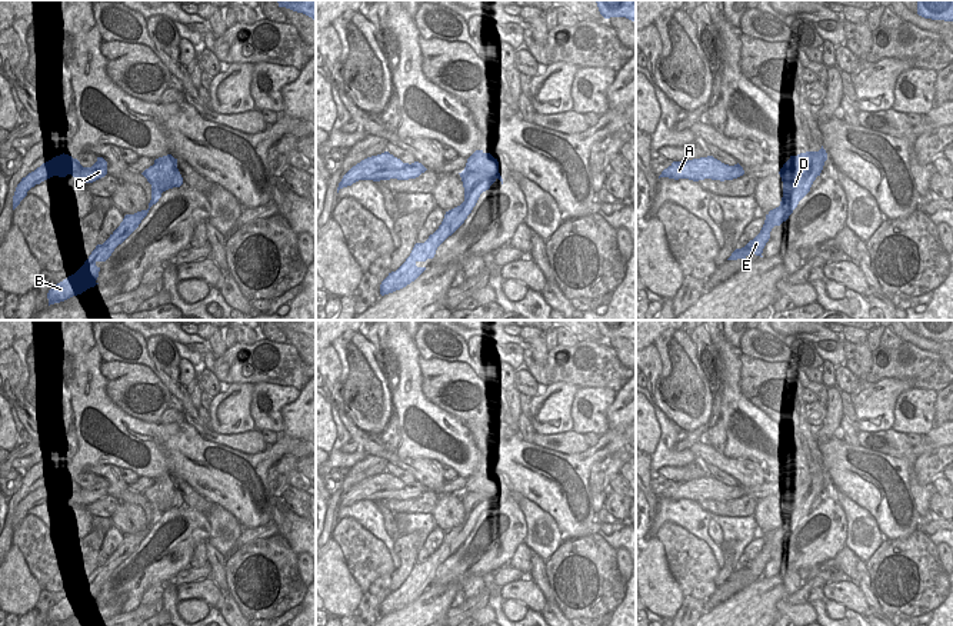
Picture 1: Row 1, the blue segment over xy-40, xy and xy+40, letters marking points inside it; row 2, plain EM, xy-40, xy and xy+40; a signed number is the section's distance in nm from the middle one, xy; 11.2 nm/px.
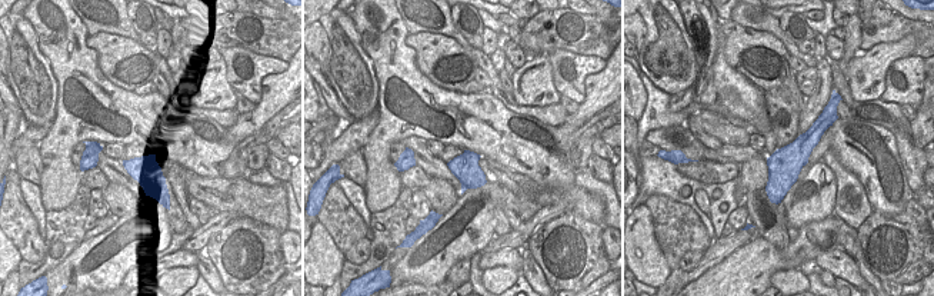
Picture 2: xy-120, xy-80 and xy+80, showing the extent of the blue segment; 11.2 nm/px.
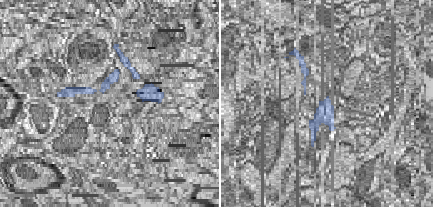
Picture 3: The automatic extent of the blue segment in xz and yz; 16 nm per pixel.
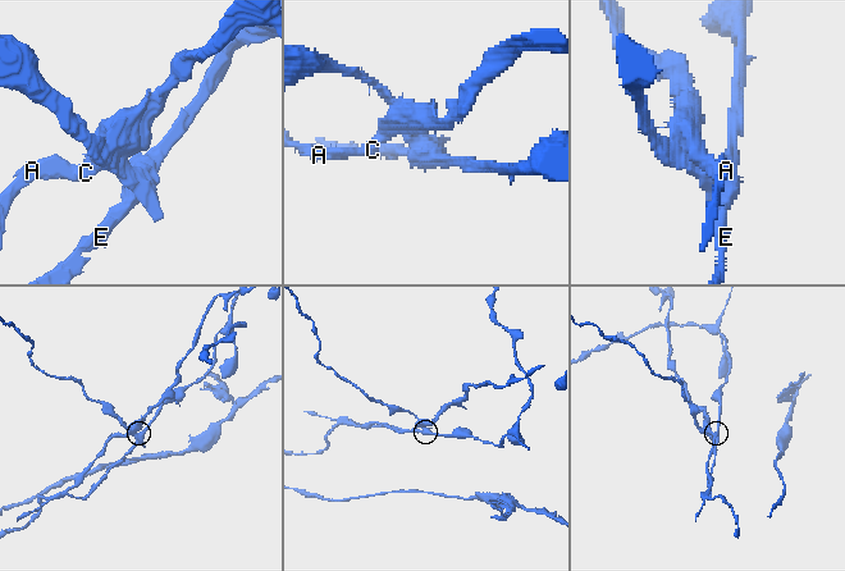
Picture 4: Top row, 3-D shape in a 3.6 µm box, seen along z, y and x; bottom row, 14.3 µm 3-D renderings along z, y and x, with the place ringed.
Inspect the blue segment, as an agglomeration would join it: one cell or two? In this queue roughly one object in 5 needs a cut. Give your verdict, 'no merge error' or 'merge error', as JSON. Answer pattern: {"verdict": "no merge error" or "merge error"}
{"verdict": "merge error"}

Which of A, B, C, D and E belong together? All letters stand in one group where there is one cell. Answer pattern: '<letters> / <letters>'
A C / B D E

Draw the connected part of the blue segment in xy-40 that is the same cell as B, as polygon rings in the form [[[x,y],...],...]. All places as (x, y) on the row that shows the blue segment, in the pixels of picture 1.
[[[151,184],[151,200],[150,200],[150,203],[149,203],[149,209],[147,209],[147,210],[137,212],[137,213],[134,213],[134,214],[126,214],[126,216],[124,216],[124,219],[123,219],[123,222],[120,223],[120,226],[119,226],[119,227],[117,227],[117,229],[116,229],[116,230],[110,234],[110,237],[109,237],[109,239],[107,239],[103,244],[97,244],[97,246],[96,246],[96,249],[91,252],[91,254],[89,256],[89,259],[84,262],[84,264],[83,264],[83,266],[81,266],[81,267],[80,267],[80,269],[79,269],[74,274],[69,276],[69,277],[67,277],[67,279],[64,279],[63,282],[60,282],[60,283],[54,284],[54,286],[49,290],[49,293],[47,293],[49,306],[50,306],[50,304],[54,304],[54,303],[64,302],[64,300],[67,300],[67,299],[70,299],[70,297],[73,297],[73,296],[81,294],[81,293],[83,293],[83,292],[86,292],[87,289],[94,287],[96,284],[99,284],[96,280],[97,280],[97,277],[99,277],[100,267],[97,267],[97,266],[96,266],[96,263],[97,263],[97,262],[106,262],[106,260],[111,256],[111,253],[114,252],[114,249],[116,249],[119,244],[121,244],[121,243],[123,243],[123,242],[124,242],[124,240],[126,240],[126,239],[127,239],[127,237],[129,237],[129,236],[130,236],[130,234],[131,234],[131,233],[133,233],[133,232],[139,227],[139,224],[141,223],[141,220],[147,216],[147,213],[149,213],[150,207],[159,202],[159,199],[161,197],[161,193],[163,193],[163,192],[159,189],[159,186],[157,186],[157,184]]]

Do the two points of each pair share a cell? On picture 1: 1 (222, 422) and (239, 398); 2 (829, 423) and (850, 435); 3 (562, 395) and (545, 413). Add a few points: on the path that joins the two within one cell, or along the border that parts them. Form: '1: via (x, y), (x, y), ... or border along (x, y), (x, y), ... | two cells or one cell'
1: via (227, 416), (233, 403) | one cell
2: border along (843, 415), (837, 433) | two cells
3: via (557, 399), (549, 409) | one cell

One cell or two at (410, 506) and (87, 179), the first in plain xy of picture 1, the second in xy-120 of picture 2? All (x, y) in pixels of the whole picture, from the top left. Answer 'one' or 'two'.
one

